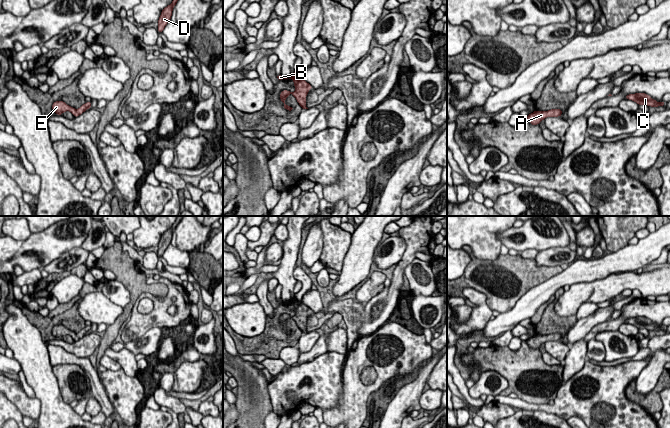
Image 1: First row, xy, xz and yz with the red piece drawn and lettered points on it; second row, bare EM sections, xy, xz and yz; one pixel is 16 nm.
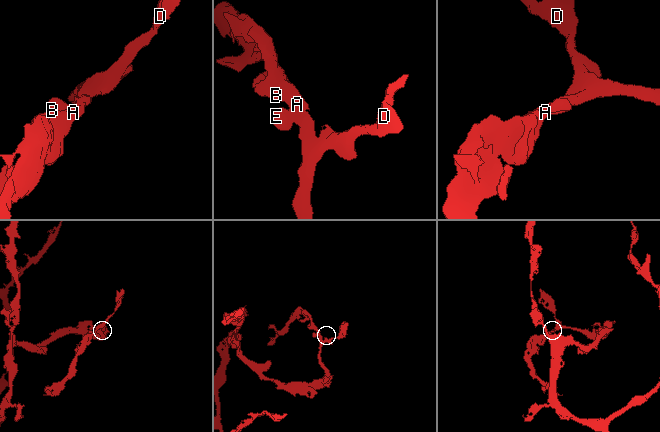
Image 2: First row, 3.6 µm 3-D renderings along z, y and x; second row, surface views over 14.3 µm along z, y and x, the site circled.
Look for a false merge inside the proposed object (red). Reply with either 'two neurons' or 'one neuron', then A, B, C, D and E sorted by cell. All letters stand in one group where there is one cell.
one neuron | A B C D E

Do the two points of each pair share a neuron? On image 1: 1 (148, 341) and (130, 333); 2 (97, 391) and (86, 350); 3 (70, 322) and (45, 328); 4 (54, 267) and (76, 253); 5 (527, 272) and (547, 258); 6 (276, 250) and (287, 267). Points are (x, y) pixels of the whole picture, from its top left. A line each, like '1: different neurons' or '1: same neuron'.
1: different neurons
2: different neurons
3: same neuron
4: same neuron
5: different neurons
6: different neurons

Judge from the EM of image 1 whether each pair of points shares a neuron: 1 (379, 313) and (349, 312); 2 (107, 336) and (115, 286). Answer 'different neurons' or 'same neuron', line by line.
1: different neurons
2: different neurons

